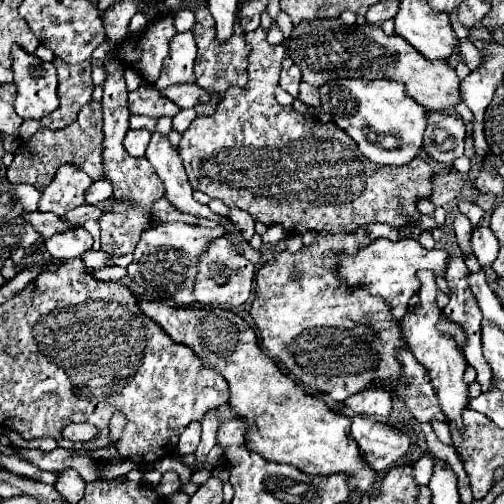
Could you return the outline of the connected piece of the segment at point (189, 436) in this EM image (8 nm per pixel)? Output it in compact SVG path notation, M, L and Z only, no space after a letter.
M191 423L191 427L187 427L179 439L179 455L189 455L195 453L197 445L201 441L201 423Z

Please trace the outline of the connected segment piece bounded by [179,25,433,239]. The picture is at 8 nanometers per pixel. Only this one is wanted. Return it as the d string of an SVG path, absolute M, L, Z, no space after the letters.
M261 25L247 33L247 41L253 47L247 67L247 87L231 87L231 91L227 91L225 99L219 103L215 115L199 115L183 133L179 143L179 153L185 161L185 171L189 175L191 187L223 201L227 207L239 207L247 211L255 221L265 225L279 223L287 229L289 235L299 235L303 231L355 233L361 225L367 223L387 223L397 229L409 227L411 237L417 239L425 231L421 227L421 213L417 203L431 195L433 171L429 163L421 157L413 159L407 167L371 163L359 151L359 147L355 147L355 141L335 123L321 123L317 117L297 113L291 105L279 105L273 91L279 81L285 47L281 43L271 45L267 41L267 31Z

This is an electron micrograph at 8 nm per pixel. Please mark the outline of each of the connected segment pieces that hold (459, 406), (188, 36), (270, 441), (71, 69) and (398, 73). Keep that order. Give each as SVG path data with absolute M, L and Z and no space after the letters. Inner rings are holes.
M419 271L419 279L423 281L421 291L419 291L421 307L417 307L415 311L409 311L403 317L403 321L401 321L403 335L409 343L409 349L417 357L417 361L431 371L431 381L433 381L433 387L437 389L437 397L439 397L439 405L441 405L443 413L447 415L449 421L459 423L459 427L461 427L461 413L465 409L465 401L467 401L467 393L469 393L469 385L463 381L467 361L465 361L463 351L459 349L459 345L455 343L455 339L451 339L451 335L437 329L437 323L441 319L441 309L437 307L437 301L435 301L437 287L435 287L435 279L431 277L431 271Z
M193 31L177 33L171 39L169 57L163 63L161 77L157 79L155 87L161 91L175 83L193 83L193 61L197 53L197 43Z
M137 295L139 309L153 319L175 343L191 347L203 363L211 365L229 383L231 411L247 421L245 443L273 463L289 463L309 475L351 475L353 491L369 491L375 471L363 461L355 439L349 433L351 419L333 413L321 397L307 395L293 379L283 375L273 359L257 345L255 331L227 309L181 309Z
M53 59L53 61L55 61L57 77L59 77L59 99L61 99L61 105L59 105L57 111L53 111L51 115L43 117L39 123L33 121L33 119L27 119L21 125L21 141L27 141L41 127L61 129L61 127L71 125L77 119L79 109L91 101L93 81L90 61L84 61L83 65L70 65L69 63L63 63L61 59Z
M301 19L293 23L285 47L287 57L301 69L303 81L313 87L333 79L395 79L405 85L409 97L429 111L449 113L461 103L459 77L447 63L423 59L403 37L397 33L385 35L377 25L343 25L341 19Z

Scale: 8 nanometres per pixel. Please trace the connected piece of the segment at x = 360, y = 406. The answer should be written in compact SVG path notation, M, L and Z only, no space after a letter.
M373 387L367 391L359 391L351 395L345 405L359 415L371 415L377 419L385 419L391 413L391 393L383 391L383 387Z

